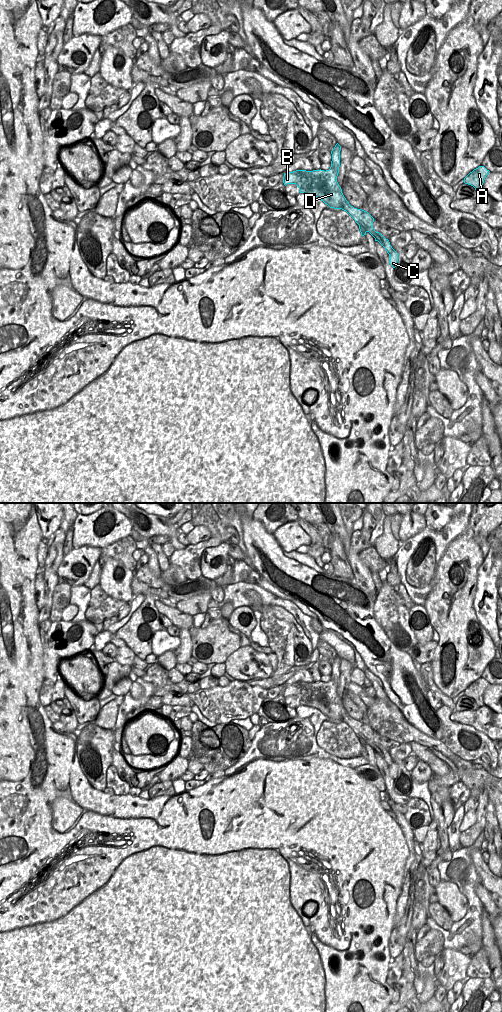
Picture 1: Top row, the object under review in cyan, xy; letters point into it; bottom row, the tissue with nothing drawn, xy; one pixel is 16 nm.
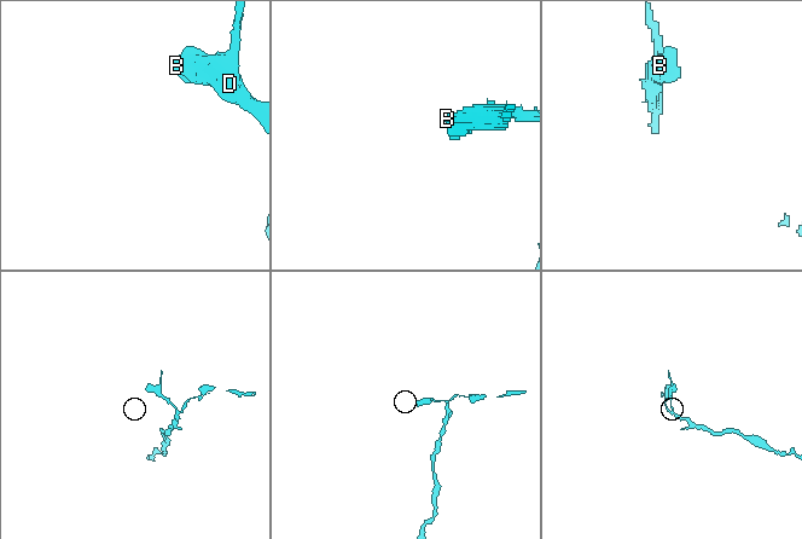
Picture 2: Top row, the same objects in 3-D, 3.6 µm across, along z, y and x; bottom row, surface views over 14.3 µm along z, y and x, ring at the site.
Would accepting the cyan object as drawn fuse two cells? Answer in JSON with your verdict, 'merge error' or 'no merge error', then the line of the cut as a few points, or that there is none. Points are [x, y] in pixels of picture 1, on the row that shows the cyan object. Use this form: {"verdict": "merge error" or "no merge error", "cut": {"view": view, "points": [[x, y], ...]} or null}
{"verdict": "merge error", "cut": {"view": "xy", "points": [[394, 250], [389, 254]]}}

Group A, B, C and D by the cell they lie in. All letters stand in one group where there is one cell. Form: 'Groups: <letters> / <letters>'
Groups: A C / B D

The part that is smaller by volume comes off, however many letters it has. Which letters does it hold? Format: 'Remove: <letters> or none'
Remove: B, D

